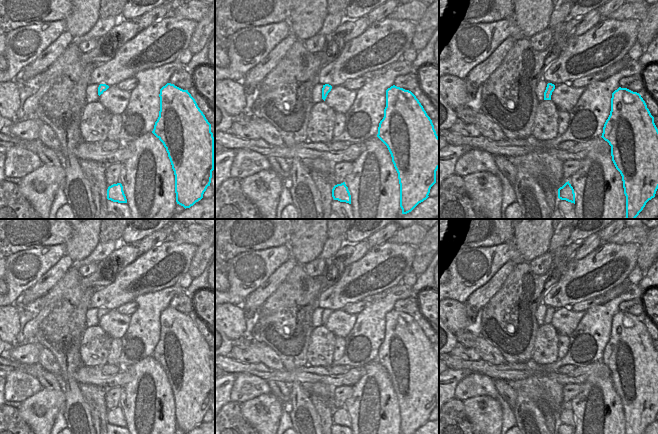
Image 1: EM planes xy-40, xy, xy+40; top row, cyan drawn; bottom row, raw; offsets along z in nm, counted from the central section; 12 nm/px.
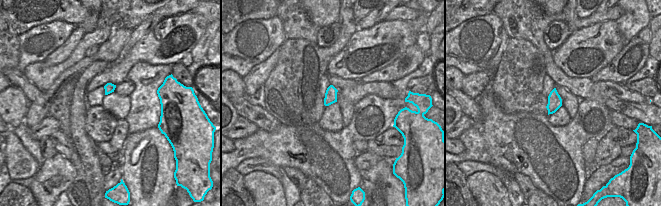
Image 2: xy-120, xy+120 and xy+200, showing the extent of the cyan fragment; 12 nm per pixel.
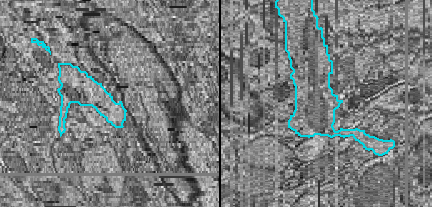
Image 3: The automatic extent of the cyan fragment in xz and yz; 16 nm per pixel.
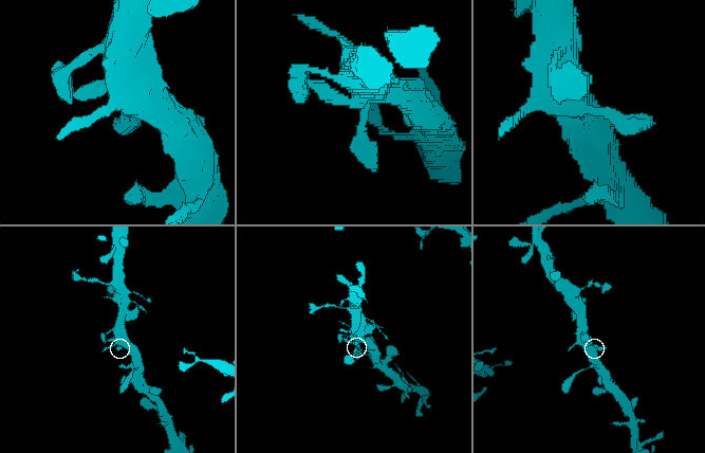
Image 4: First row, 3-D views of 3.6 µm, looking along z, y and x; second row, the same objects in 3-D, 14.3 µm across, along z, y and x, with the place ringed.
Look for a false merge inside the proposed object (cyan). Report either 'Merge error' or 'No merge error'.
No merge error.

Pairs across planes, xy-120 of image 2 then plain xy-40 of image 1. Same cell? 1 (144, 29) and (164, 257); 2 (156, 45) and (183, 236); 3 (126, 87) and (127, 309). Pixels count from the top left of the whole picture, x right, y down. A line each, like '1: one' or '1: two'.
1: two
2: two
3: one

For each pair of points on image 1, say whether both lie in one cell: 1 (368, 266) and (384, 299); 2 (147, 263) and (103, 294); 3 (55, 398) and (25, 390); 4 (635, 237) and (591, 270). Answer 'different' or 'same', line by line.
1: different
2: same
3: different
4: different

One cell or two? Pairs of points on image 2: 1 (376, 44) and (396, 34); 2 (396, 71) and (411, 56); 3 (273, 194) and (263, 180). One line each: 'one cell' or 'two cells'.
1: one cell
2: one cell
3: one cell

